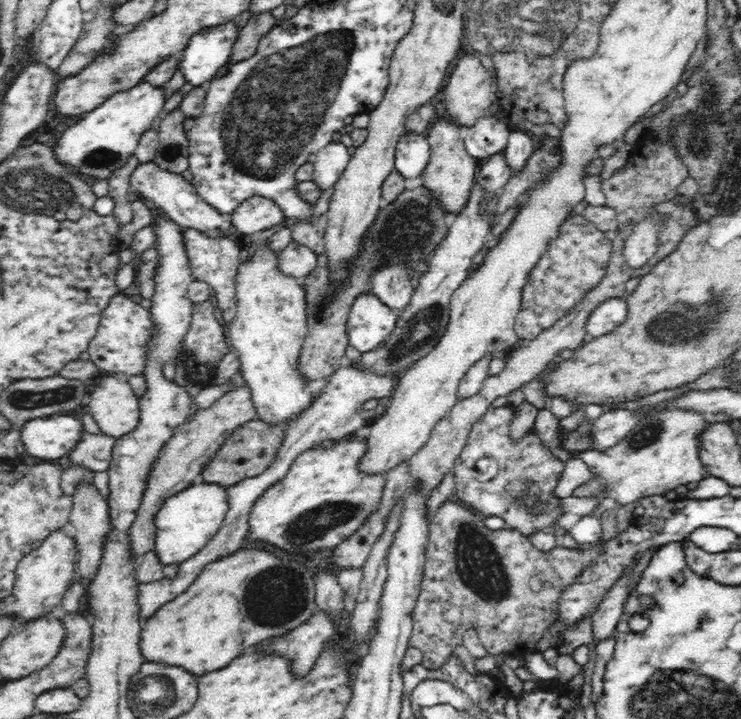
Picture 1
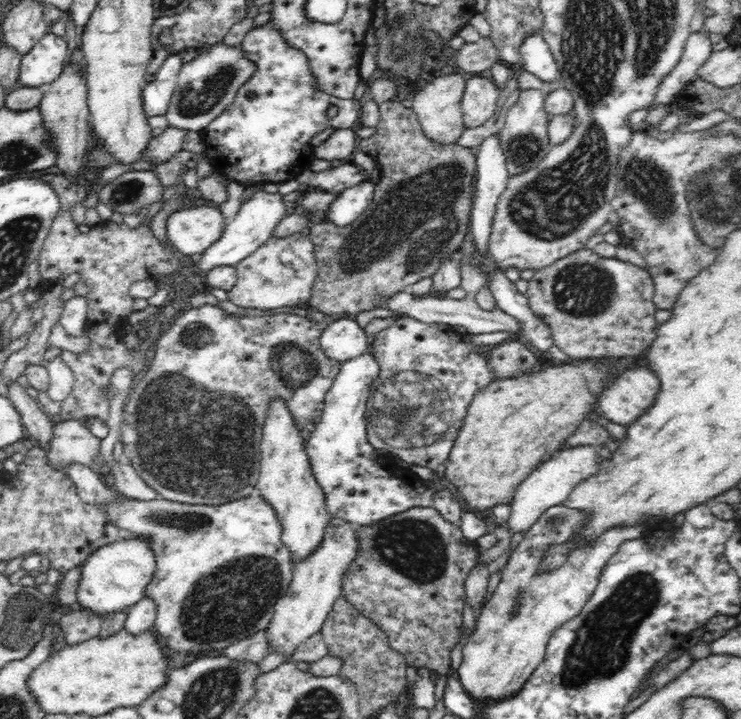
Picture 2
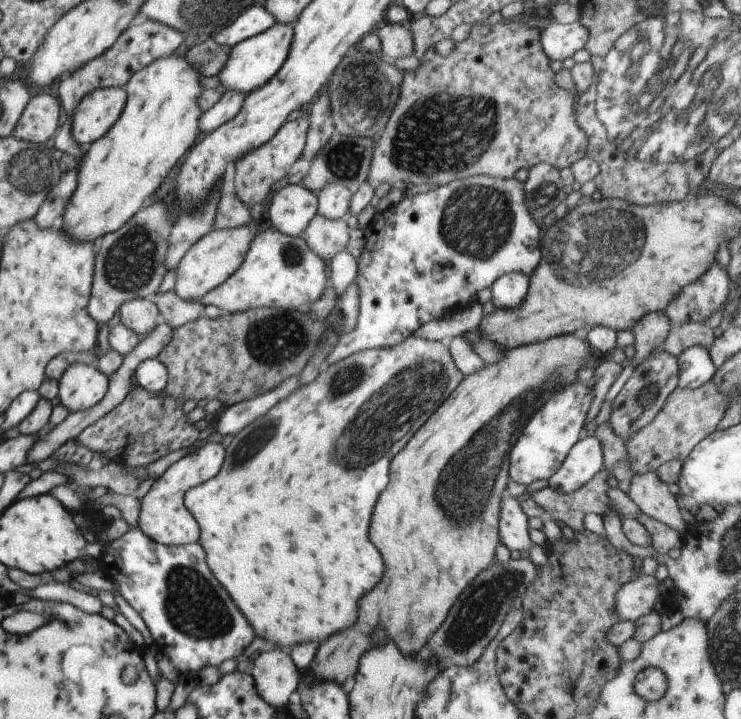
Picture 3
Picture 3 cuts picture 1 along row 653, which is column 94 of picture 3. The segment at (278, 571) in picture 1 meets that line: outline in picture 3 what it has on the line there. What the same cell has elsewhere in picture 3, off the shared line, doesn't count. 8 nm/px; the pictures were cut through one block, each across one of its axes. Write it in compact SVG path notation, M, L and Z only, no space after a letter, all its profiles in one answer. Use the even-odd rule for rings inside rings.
M177 52L155 60L130 77L123 87L128 98L120 118L102 138L87 146L84 158L78 160L78 188L74 190L63 216L62 230L68 234L68 238L74 238L74 242L93 242L96 238L101 239L104 232L108 234L122 228L145 206L144 200L158 190L168 172L179 164L180 158L197 143L196 139L202 133L202 110L198 104L198 96L204 90L201 78L198 70L190 66L188 58Z

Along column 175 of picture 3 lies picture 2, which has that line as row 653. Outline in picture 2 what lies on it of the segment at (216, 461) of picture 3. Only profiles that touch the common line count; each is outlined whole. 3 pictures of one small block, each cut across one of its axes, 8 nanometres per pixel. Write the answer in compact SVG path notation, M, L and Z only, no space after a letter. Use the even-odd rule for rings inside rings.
M558 504L547 508L542 516L524 533L524 538L510 555L507 565L501 572L501 579L495 593L485 601L481 612L476 615L476 626L469 634L468 641L462 644L462 664L457 669L458 680L462 687L474 697L483 701L486 699L505 699L516 695L522 685L530 678L534 669L544 660L550 635L561 625L572 620L588 602L596 588L599 576L606 563L618 552L625 540L634 540L646 534L649 526L617 526L606 529L599 537L585 545L578 545L569 550L565 563L561 567L549 571L538 571L544 552L552 544L564 544L574 540L576 530L584 527L587 522L586 511Z

